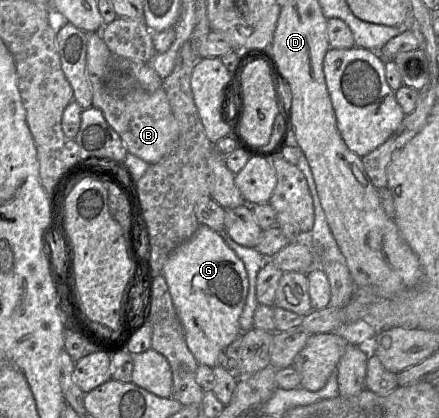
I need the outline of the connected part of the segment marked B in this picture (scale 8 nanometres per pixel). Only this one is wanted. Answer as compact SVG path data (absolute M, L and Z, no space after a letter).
M86 32L86 33L87 33L87 74L88 74L90 83L91 83L93 107L98 108L102 111L106 121L119 134L128 153L131 153L131 154L137 156L138 158L144 160L148 164L157 163L158 161L160 161L162 159L162 157L165 154L169 153L172 150L172 143L174 141L176 141L176 139L178 138L178 135L179 135L179 125L178 125L176 118L174 117L174 115L172 113L165 90L162 87L159 87L154 92L148 92L148 91L144 90L130 69L116 69L115 68L115 65L113 64L113 58L116 58L116 57L109 50L108 46L102 39L100 32Z

